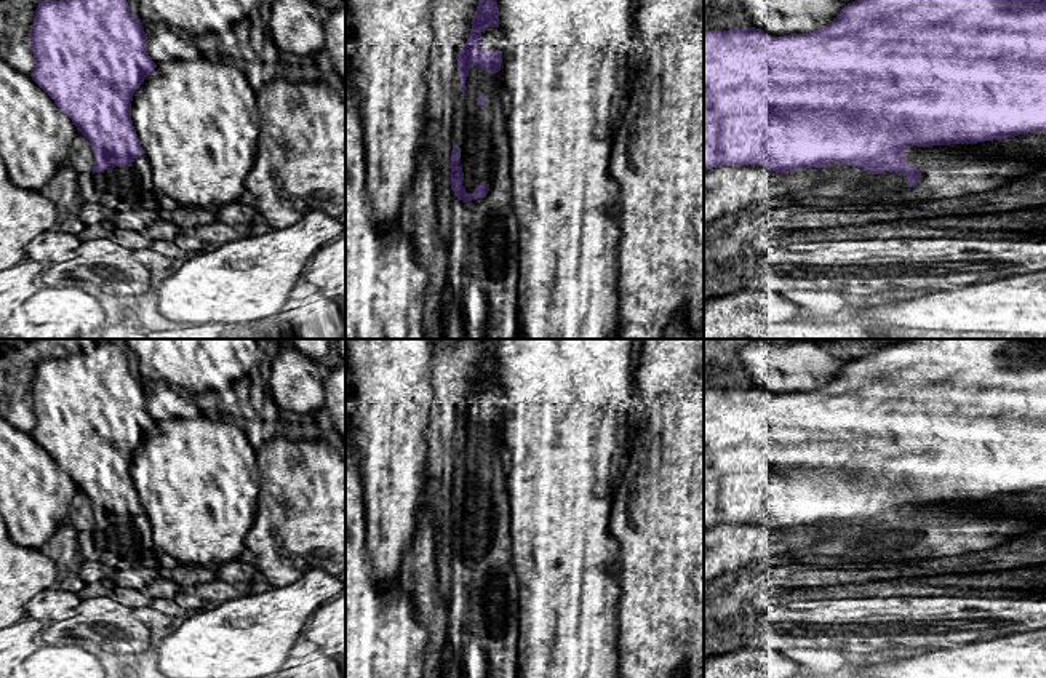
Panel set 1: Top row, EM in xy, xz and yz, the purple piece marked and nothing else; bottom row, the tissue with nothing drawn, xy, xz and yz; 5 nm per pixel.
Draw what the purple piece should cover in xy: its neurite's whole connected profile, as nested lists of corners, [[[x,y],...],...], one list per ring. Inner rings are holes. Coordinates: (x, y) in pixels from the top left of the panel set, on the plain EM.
[[[98,342],[91,352],[42,358],[35,368],[29,395],[35,416],[35,427],[30,435],[72,478],[77,489],[91,501],[94,512],[93,532],[115,524],[133,524],[133,520],[144,513],[144,508],[133,485],[131,459],[157,422],[147,411],[147,392],[141,377],[130,371],[125,350],[114,342]]]

